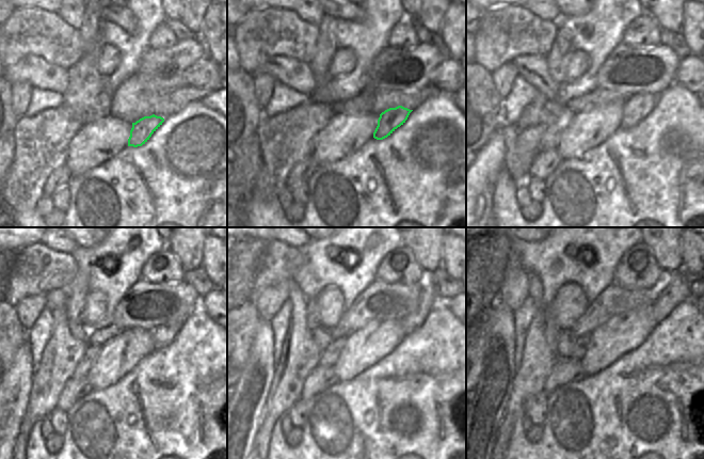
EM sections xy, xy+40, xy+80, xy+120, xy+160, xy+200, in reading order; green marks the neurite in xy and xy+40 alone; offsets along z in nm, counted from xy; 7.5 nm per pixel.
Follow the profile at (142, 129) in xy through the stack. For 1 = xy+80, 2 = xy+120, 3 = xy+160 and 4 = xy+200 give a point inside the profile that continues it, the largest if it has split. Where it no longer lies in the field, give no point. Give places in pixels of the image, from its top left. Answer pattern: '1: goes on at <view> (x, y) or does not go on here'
1: goes on at xy+80 (636, 108)
2: goes on at xy+120 (162, 336)
3: goes on at xy+160 (429, 299)
4: goes on at xy+200 (674, 289)

